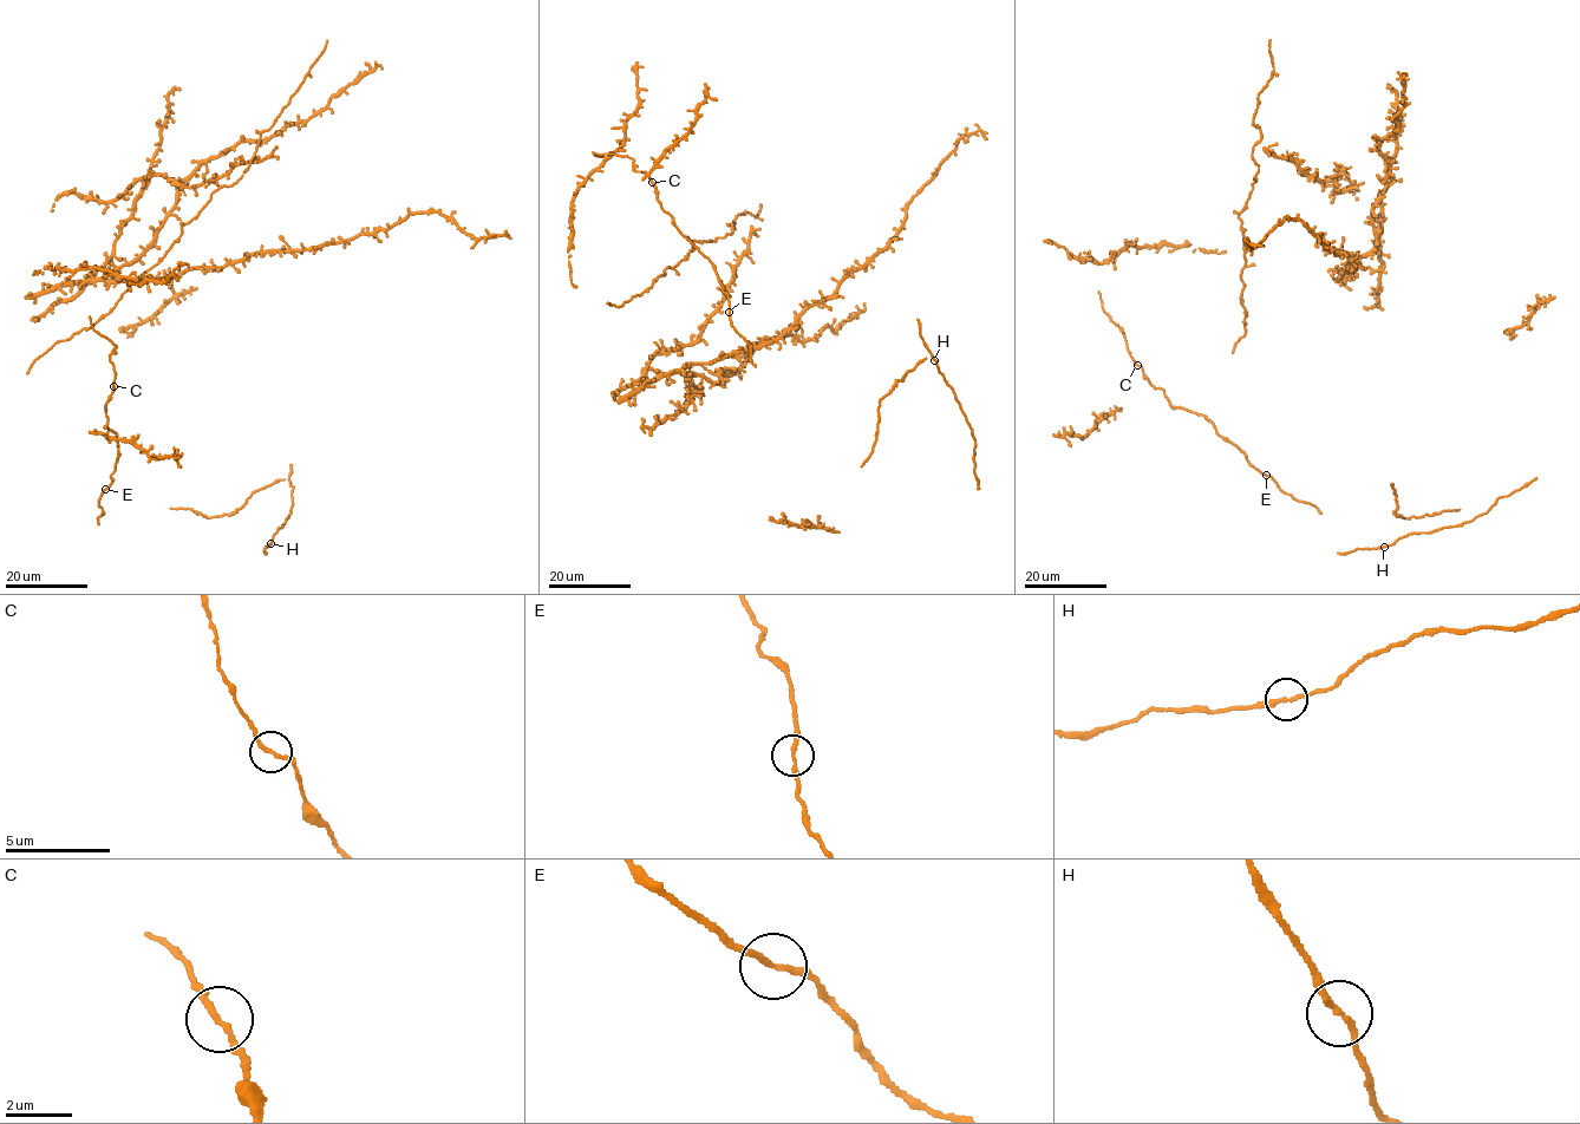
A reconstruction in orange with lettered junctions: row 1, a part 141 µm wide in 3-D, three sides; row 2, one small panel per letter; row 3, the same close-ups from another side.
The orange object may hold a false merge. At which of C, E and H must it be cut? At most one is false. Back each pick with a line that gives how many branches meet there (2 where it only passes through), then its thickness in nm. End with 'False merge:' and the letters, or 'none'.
False merge: none

